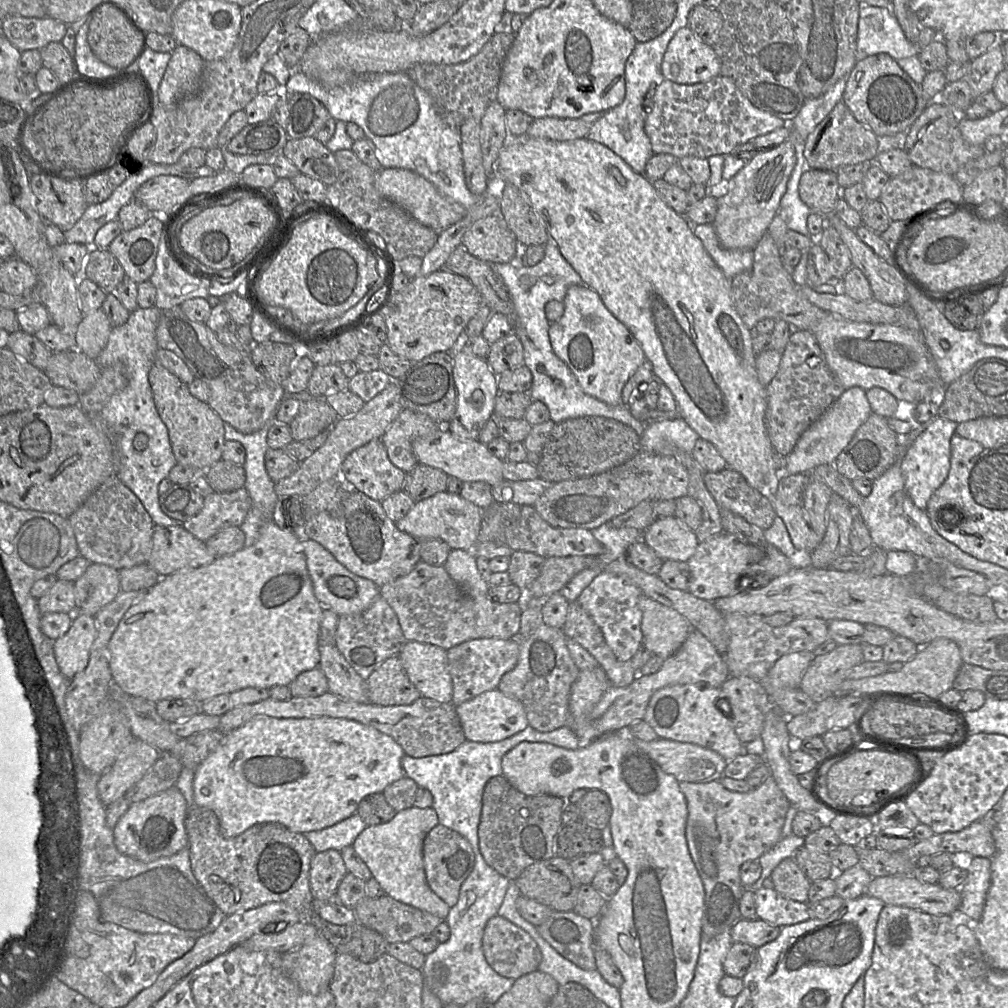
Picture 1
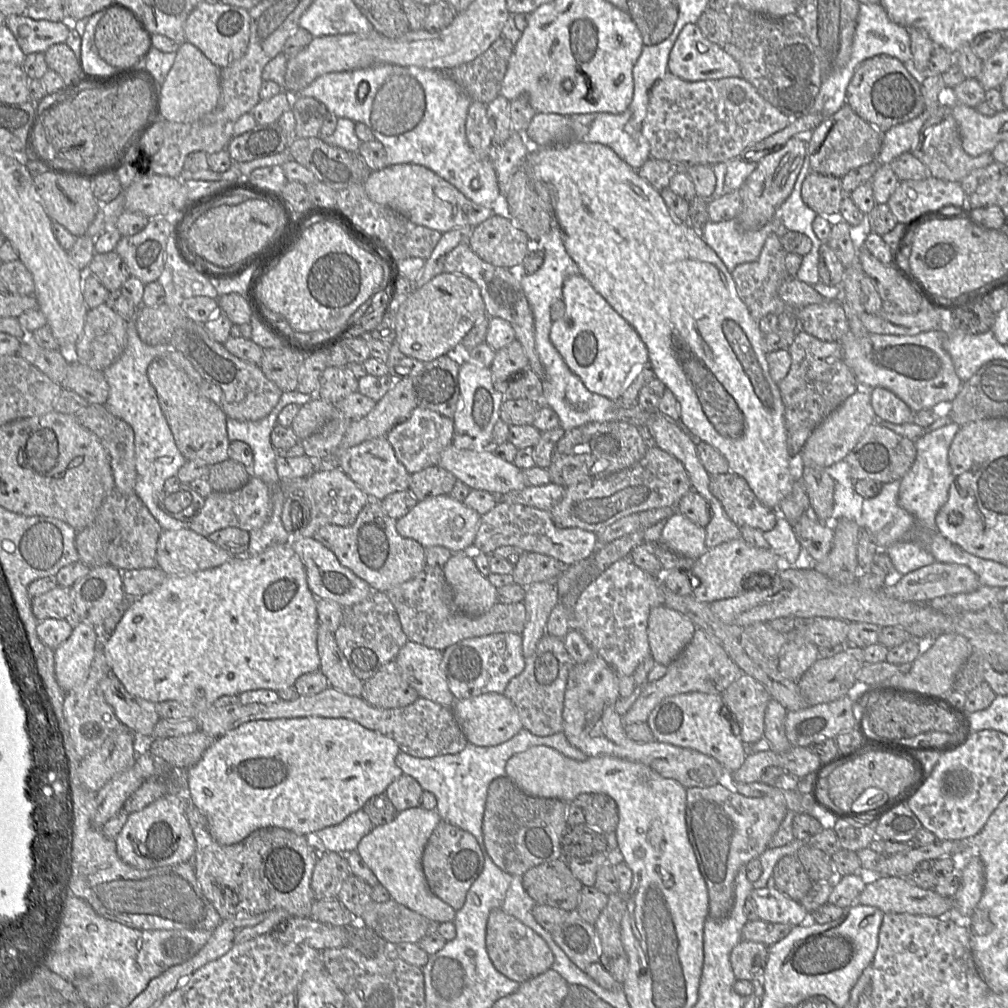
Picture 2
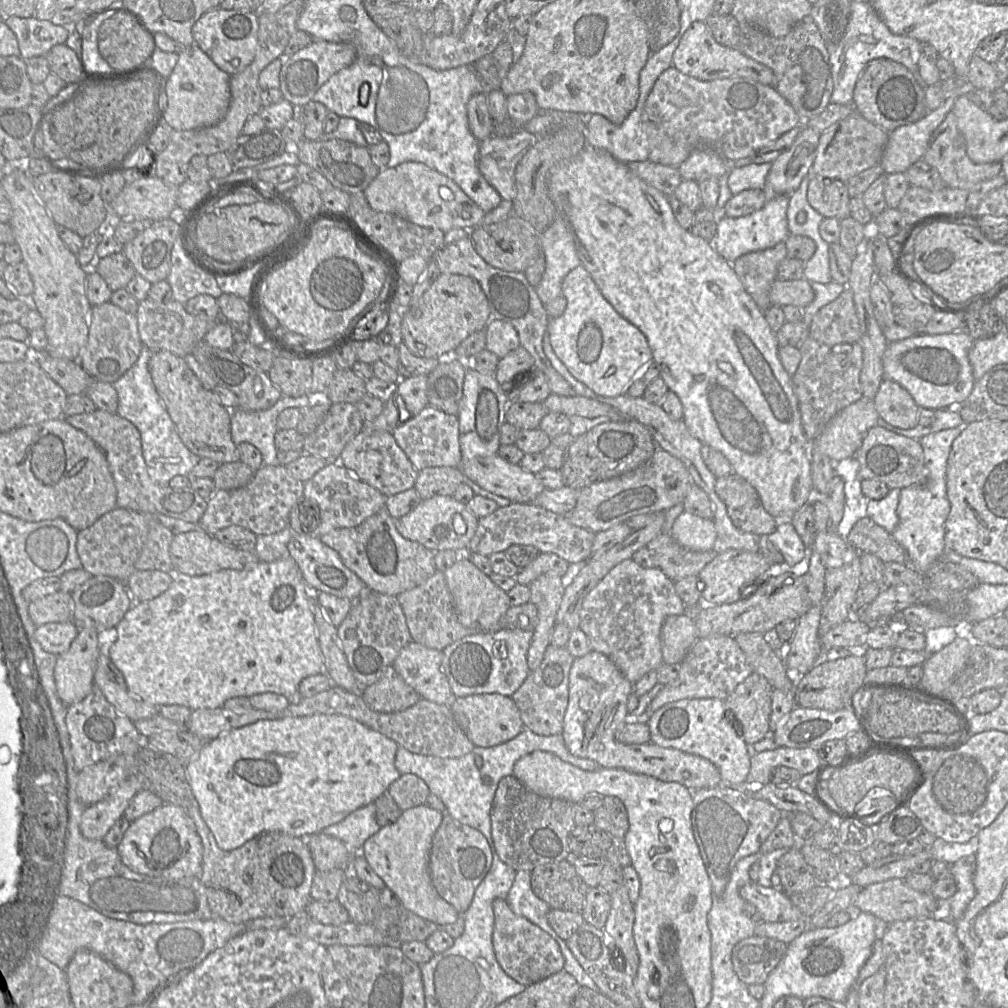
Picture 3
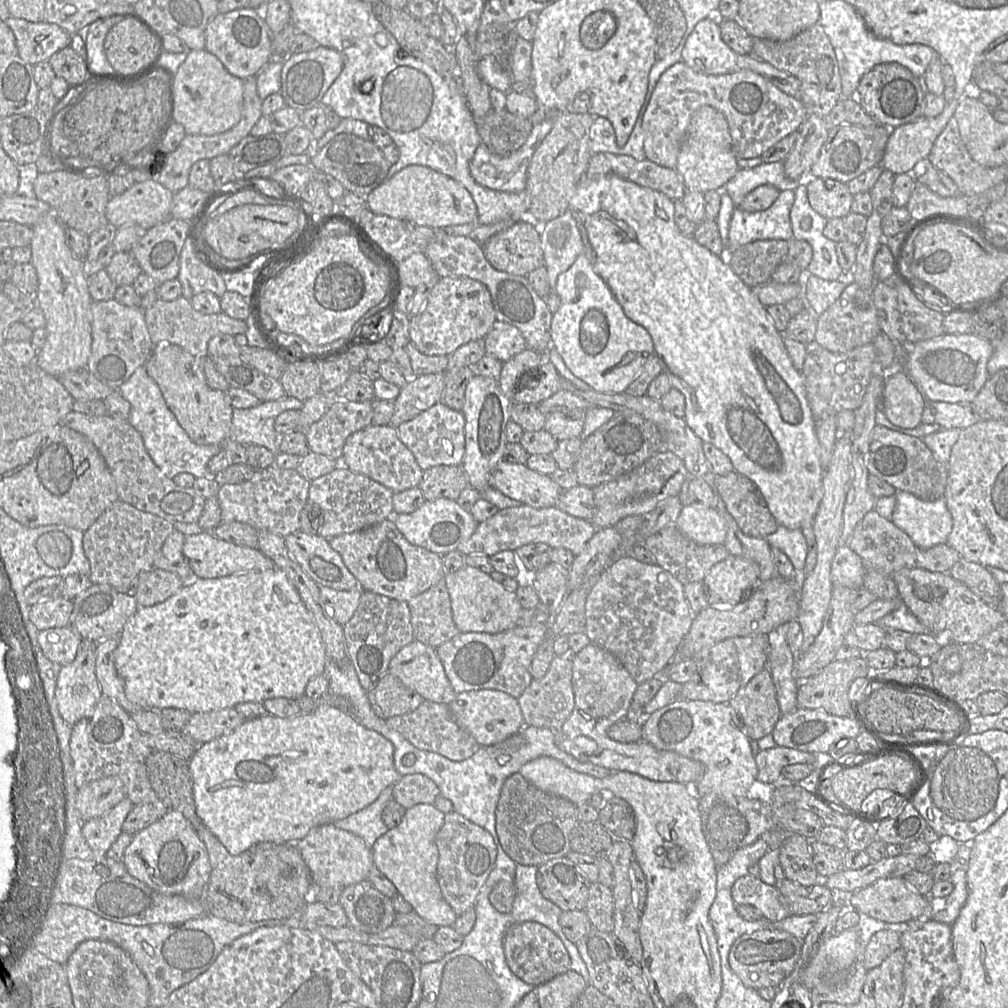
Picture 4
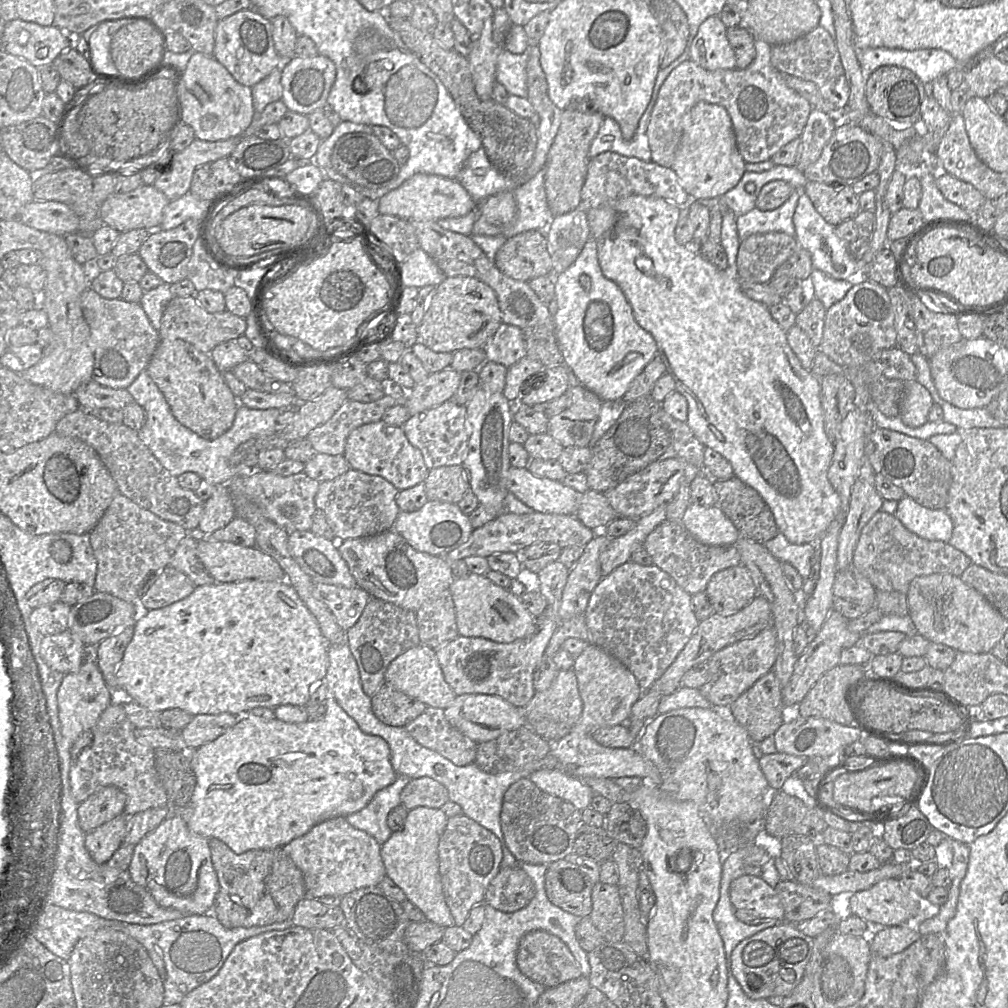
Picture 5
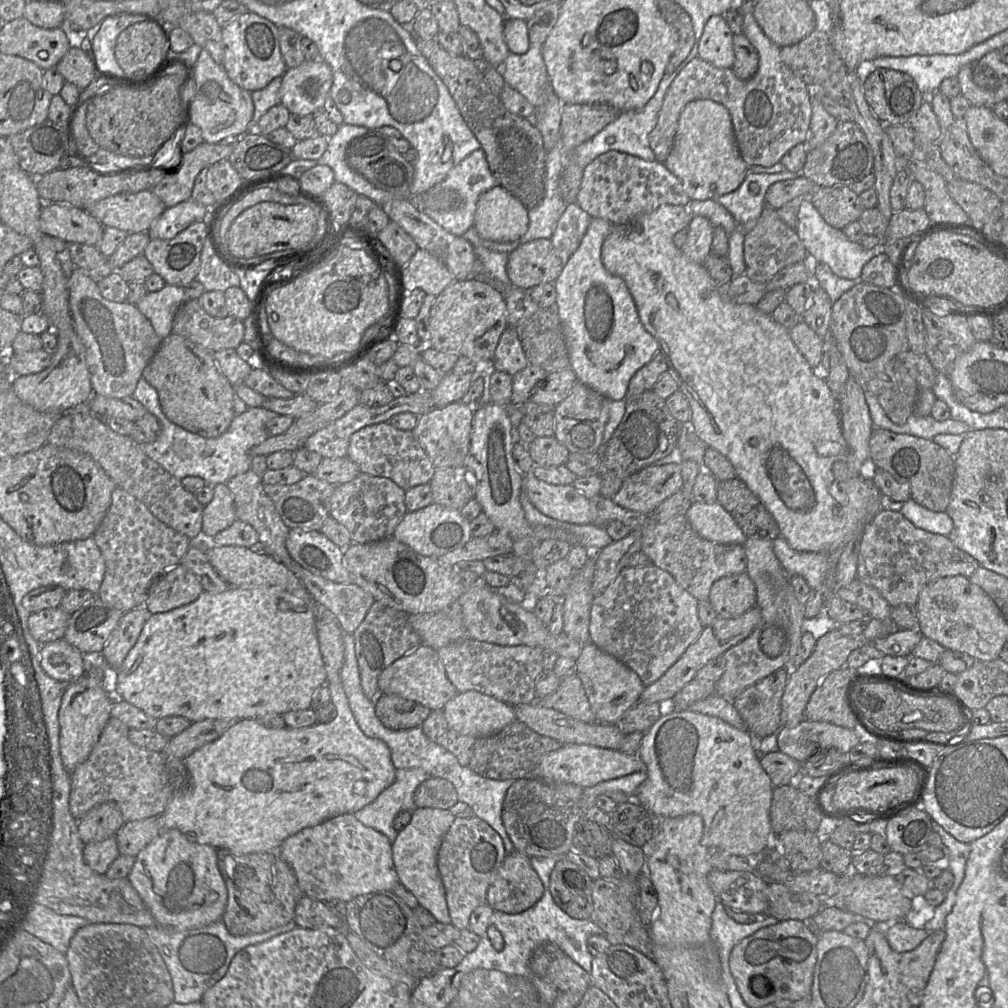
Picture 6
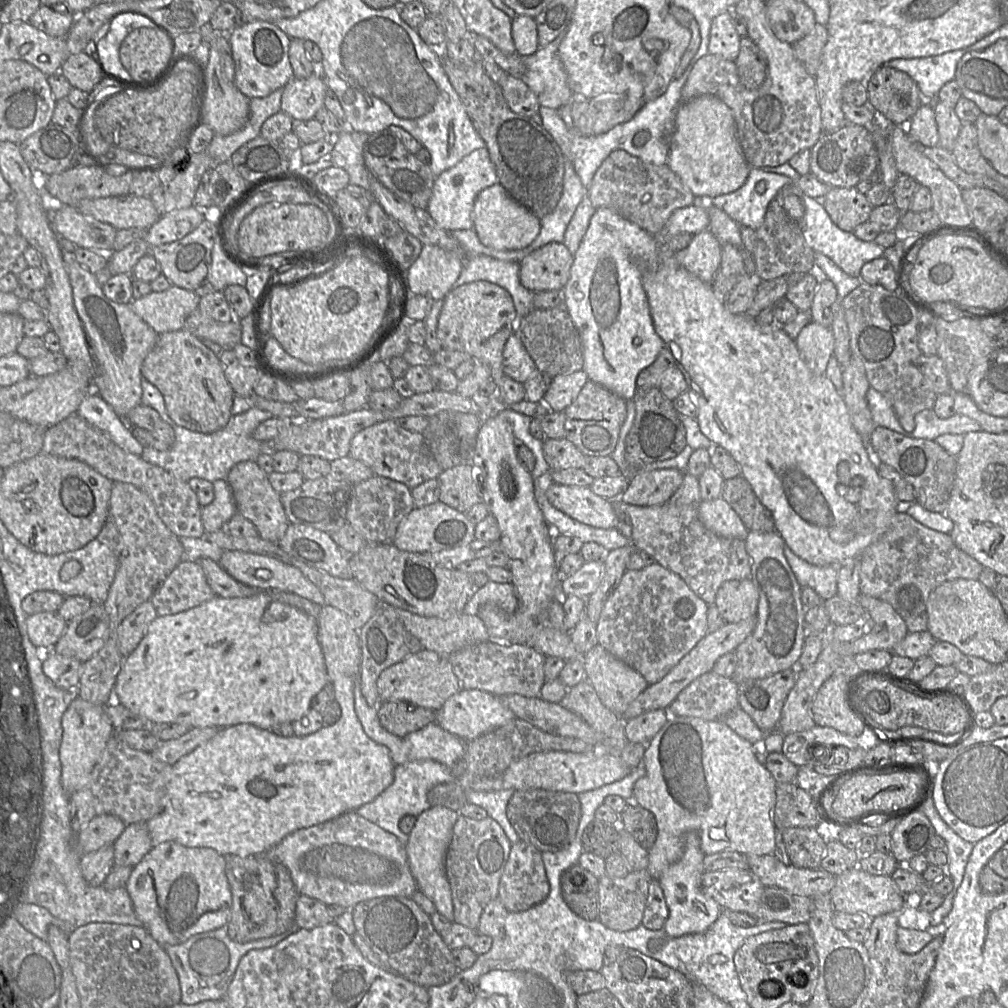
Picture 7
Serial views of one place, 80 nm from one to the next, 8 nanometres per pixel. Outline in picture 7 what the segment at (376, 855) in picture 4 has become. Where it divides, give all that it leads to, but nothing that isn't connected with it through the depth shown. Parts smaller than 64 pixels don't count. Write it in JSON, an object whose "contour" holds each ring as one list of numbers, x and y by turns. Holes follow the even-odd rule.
{"contour":[[443,806,430,807,416,817,414,827,405,845,410,871,416,880,418,890,423,892,435,905,439,914,453,920,453,904,451,889,445,874,445,855,452,838,453,826,459,816,458,811,453,811]]}

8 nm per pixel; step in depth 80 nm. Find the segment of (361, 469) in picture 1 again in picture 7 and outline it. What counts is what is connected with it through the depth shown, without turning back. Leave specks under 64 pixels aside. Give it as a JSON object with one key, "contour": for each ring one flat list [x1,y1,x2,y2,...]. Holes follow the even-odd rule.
{"contour":[[389,421,373,424,355,434,350,444,350,456,370,467,376,476,401,482,410,489,427,480,436,479,442,469,424,435,401,426,399,429,398,425]]}

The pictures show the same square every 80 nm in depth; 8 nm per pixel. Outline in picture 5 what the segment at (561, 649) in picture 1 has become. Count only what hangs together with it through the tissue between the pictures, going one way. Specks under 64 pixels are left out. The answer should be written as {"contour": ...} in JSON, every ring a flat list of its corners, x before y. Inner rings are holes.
{"contour":[[559,670,549,688,535,692,522,709,529,720,551,719,573,726,582,714,583,703,573,670]]}

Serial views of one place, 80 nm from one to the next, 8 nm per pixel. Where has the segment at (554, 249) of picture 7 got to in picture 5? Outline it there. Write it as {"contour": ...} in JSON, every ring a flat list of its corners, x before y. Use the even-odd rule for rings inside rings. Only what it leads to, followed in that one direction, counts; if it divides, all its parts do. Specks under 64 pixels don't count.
{"contour":[[528,230,507,239,497,251,494,262,502,273,515,280,529,282,533,278,552,274,548,241,545,232,540,230]]}

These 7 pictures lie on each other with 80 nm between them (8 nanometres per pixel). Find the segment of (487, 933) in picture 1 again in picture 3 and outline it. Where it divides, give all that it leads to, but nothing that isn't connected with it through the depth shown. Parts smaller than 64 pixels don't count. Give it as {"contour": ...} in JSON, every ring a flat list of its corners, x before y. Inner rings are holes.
{"contour":[[496,898,492,902,492,907,492,945,498,964,508,976,528,986,563,970,564,957,558,943,548,933,512,912,506,899]]}

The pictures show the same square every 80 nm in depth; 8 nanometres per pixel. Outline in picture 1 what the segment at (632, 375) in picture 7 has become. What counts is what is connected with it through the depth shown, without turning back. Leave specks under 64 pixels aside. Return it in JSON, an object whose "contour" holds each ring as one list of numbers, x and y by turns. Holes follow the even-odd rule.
{"contour":[[587,285,570,286,566,292,564,305,564,315,559,321,550,323,549,328,549,337,555,354,570,368,587,394,611,406,622,404,624,386,646,360,642,346,631,331,605,306,600,295]]}

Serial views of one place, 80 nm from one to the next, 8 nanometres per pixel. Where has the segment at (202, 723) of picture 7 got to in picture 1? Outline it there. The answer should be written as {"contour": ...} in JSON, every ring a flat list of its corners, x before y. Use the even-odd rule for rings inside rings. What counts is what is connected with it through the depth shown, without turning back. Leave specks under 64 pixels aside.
{"contour":[[273,520,265,521,253,545,244,547,231,555,216,557,208,565,184,569,163,576,154,586,146,590,145,595,138,602,130,606,121,618,107,646,112,684,118,685,130,696,156,703,164,699,182,699,201,703,219,694,229,695,244,688,269,689,273,686,288,686,300,673,319,667,319,637,323,609,324,607,314,595,299,537,295,532,280,529]]}

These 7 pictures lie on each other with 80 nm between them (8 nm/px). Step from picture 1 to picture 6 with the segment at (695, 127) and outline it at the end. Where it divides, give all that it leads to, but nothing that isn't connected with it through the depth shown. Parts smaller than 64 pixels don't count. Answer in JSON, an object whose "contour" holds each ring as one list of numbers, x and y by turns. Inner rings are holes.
{"contour":[[741,3,739,8,743,16,743,34,759,55,756,73,750,79,741,80,731,68,713,66,699,57,683,66,667,89,656,126,648,137,655,161,664,164,674,144,682,109,697,99,713,100,729,111,740,155,749,167,771,167,791,148,805,142,812,116,808,85,781,60,780,47,760,28,751,4]]}

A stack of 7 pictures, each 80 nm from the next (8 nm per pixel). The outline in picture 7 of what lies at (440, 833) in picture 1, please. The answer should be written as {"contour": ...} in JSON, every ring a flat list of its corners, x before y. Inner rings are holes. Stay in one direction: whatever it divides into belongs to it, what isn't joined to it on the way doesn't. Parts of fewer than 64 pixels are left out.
{"contour":[[458,816,453,826,444,867,451,889,453,920,476,930,484,907,497,898,501,875,509,858,511,842,501,826,491,817,475,820]]}

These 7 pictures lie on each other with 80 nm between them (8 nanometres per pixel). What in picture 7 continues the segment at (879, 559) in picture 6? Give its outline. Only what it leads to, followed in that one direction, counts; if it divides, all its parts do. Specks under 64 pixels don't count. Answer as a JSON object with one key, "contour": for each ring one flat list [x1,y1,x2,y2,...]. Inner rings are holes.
{"contour":[[900,510,888,530,862,552,859,560,861,593,889,603,903,619,926,614,929,595,941,583,958,578,978,580,984,569,977,560,958,548,949,534,928,528]]}

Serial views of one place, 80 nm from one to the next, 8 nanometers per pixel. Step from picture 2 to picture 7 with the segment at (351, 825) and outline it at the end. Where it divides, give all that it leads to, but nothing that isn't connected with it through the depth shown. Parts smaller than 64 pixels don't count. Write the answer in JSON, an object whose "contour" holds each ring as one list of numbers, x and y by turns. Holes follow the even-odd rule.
{"contour":[[418,760,395,765,392,784,373,801,360,806,355,812,396,836,400,843,405,846,409,837,399,829,400,819,405,815,417,817,425,810,428,810,431,807,427,799,428,792,436,785,456,782,457,779,448,767,434,760]]}

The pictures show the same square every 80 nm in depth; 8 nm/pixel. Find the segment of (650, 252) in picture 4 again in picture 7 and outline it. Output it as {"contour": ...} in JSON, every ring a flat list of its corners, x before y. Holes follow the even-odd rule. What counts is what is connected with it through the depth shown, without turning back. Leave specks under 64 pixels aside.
{"contour":[[688,206,675,210,664,227,654,234,658,245,661,247,660,263,654,271,650,271,644,276,643,288,646,292,650,314,654,329,658,336,664,341,665,346,670,350,675,365,682,372,688,386,688,391,693,397,697,406,697,422,701,432,717,446,723,447,735,459,741,468,741,476,751,485,760,502,770,510,775,521,775,531,783,538,785,544,800,558,810,564,825,566,837,565,851,558,859,557,862,552,873,542,884,534,891,526,895,514,899,511,899,502,896,499,893,486,890,481,882,478,877,467,871,461,865,444,855,430,847,406,831,380,825,375,814,374,800,356,798,348,780,325,761,326,757,324,755,318,745,314,732,314,724,306,724,302,719,301,712,289,701,281,698,277,688,272,679,265,673,258,672,252,668,251,669,240,678,234,686,233,691,236,708,229,709,217,703,208],[840,462,846,462,850,468,851,481,849,484,841,483,838,477,837,468]]}

